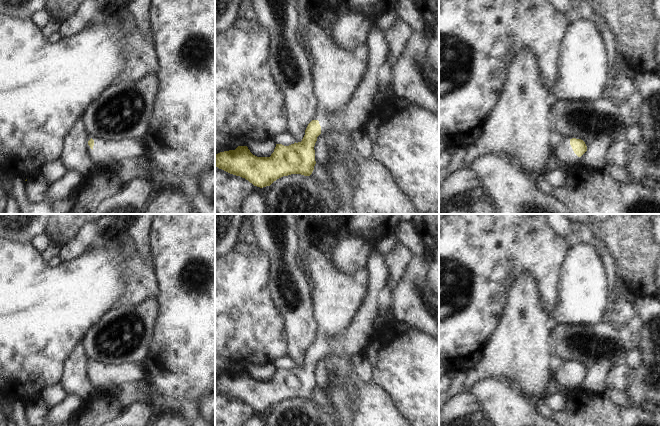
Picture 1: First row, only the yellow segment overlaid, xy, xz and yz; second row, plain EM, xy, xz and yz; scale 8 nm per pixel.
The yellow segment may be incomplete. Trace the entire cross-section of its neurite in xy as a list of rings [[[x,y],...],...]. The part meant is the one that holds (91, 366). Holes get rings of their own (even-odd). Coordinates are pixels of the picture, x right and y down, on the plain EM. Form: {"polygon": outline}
{"polygon": [[[101,363],[88,365],[95,383],[95,390],[102,390],[105,386],[118,386],[122,382],[134,382],[145,378],[146,371],[140,363],[121,364],[119,366],[105,366]]]}

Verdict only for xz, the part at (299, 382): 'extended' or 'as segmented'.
extended

